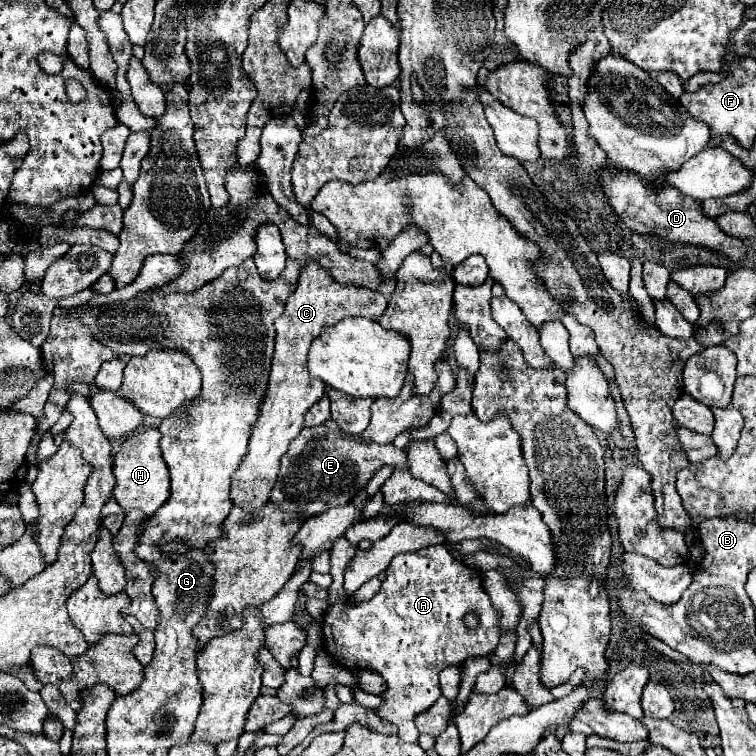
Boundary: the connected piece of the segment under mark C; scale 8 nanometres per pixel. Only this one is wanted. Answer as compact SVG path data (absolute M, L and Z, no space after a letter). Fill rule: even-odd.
M317 261L301 267L297 287L289 295L283 315L275 321L277 337L275 337L275 353L269 375L269 391L265 393L261 415L253 425L253 435L249 439L249 453L245 455L241 467L233 473L231 481L231 499L235 505L253 511L269 501L269 491L273 489L279 473L279 459L287 451L289 443L305 427L303 415L307 413L307 409L325 395L325 385L311 383L311 377L307 373L307 353L311 341L323 331L325 325L333 325L349 315L361 315L379 321L379 317L385 313L385 307L387 299L379 291L367 287L341 285L335 279L331 279L329 271L321 267Z

